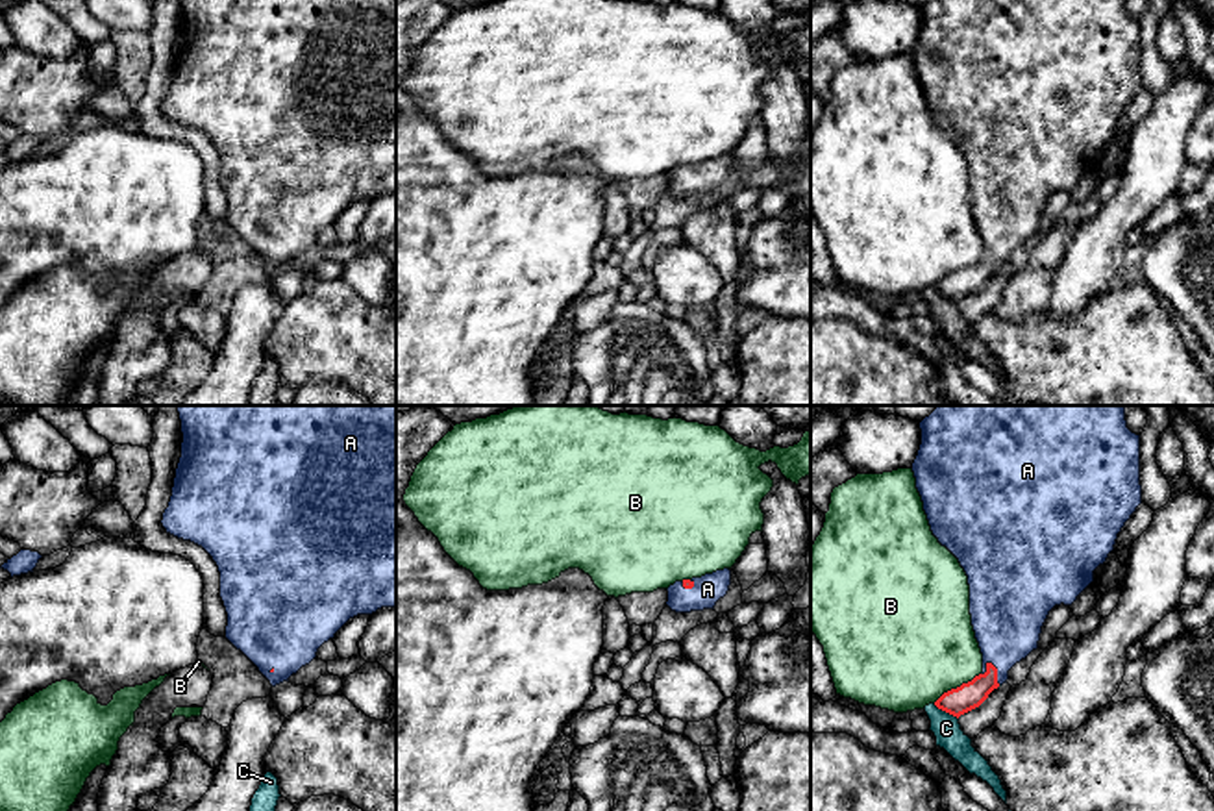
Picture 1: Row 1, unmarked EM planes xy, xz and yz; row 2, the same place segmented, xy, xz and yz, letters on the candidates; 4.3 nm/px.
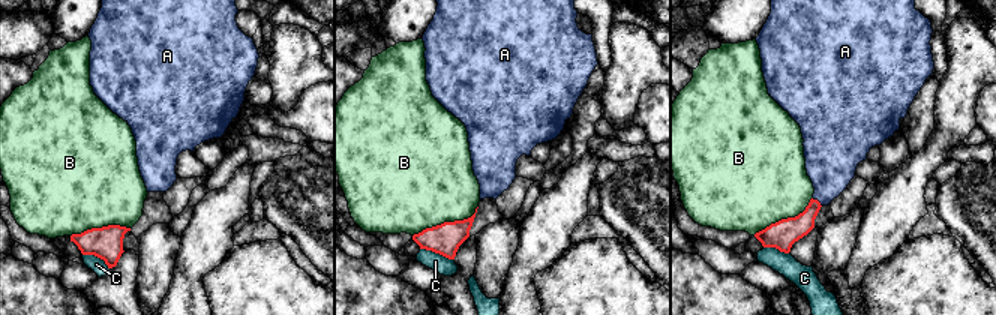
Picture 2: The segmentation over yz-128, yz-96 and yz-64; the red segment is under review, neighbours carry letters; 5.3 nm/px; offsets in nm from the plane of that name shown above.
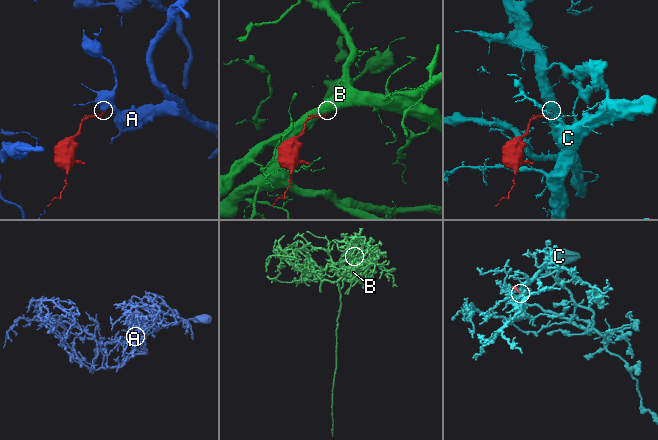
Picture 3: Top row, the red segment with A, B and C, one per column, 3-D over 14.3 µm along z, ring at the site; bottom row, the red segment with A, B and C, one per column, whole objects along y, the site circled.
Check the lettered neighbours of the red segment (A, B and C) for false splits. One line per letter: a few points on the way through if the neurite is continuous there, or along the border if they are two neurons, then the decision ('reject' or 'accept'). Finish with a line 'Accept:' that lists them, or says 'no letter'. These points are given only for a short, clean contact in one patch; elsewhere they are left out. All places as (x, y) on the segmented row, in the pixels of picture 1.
A: runs through yz (970, 695), (996, 673), (1007, 617); accept
B: reject
C: border along yz (933, 704), (957, 719); reject
Accept: A

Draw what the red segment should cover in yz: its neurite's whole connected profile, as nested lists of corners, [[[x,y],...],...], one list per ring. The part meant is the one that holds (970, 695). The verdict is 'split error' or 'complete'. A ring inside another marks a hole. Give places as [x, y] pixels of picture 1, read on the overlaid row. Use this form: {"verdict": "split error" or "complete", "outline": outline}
{"verdict": "split error", "outline": [[[936,406],[920,422],[922,444],[912,463],[916,489],[923,502],[933,535],[960,563],[970,585],[970,615],[975,639],[983,654],[983,672],[972,681],[944,692],[935,705],[953,717],[979,707],[988,694],[1007,683],[1009,670],[1038,648],[1042,626],[1055,605],[1072,605],[1077,596],[1094,581],[1094,570],[1103,565],[1114,550],[1118,533],[1142,504],[1140,485],[1140,435],[1127,428],[1125,406]]]}

